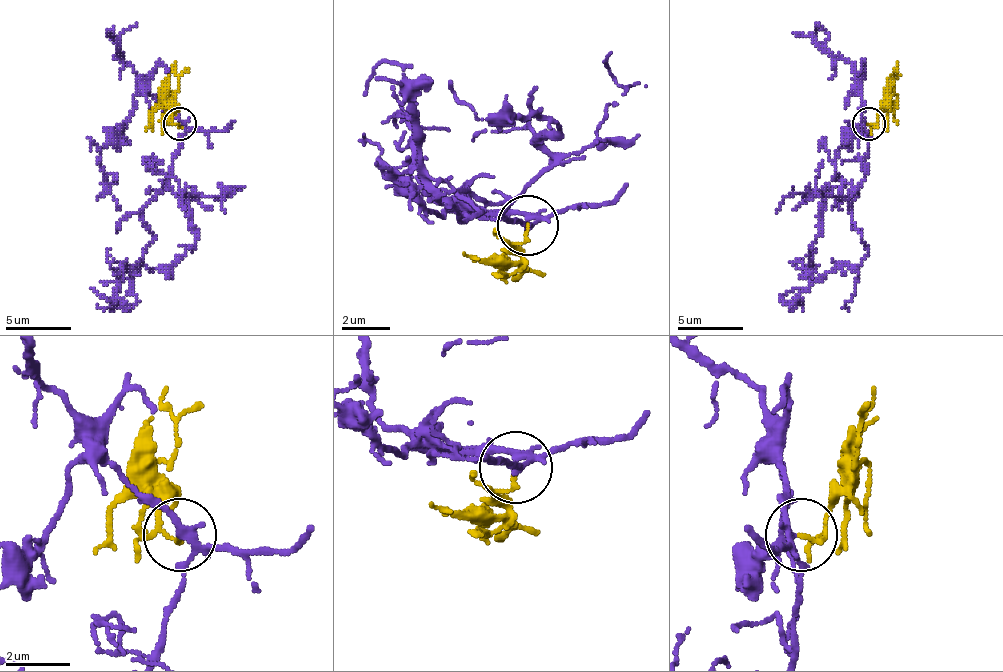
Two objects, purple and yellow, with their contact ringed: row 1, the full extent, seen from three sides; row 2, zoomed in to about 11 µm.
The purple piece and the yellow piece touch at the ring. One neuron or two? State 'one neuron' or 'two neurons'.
one neuron

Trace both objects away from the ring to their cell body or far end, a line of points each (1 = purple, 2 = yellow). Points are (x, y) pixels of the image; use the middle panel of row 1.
1: (526, 224), (538, 224), (459, 193), (477, 211), (465, 224), (423, 163), (404, 72), (386, 60), (362, 96)
2: (526, 224), (514, 242), (526, 266), (520, 278)

